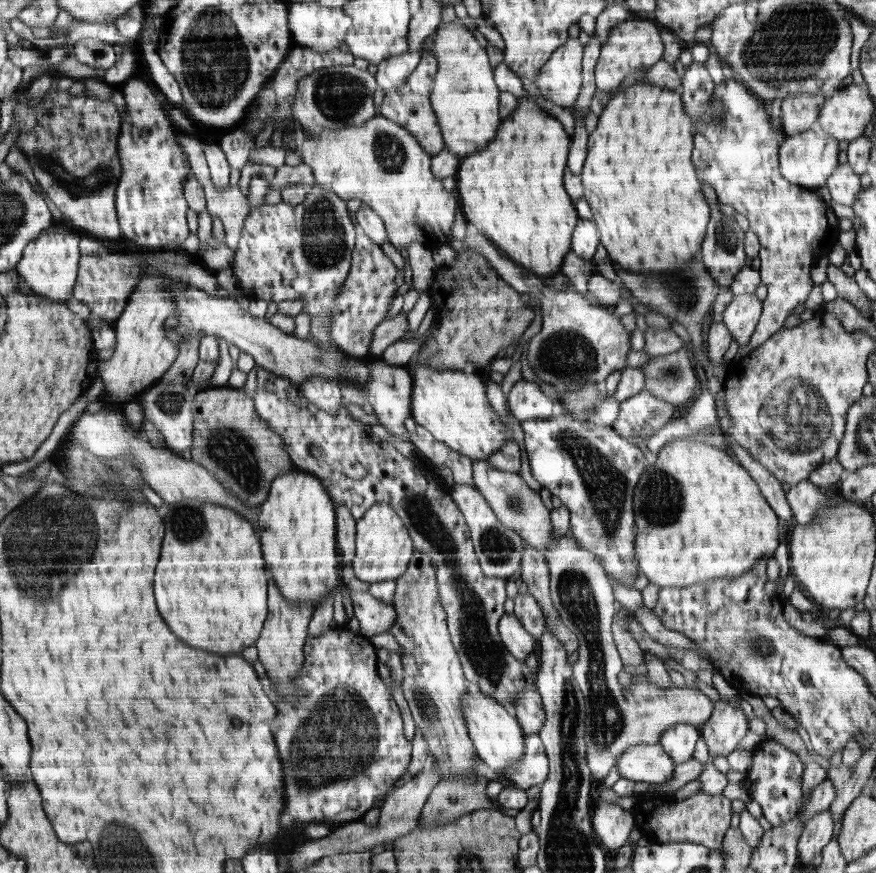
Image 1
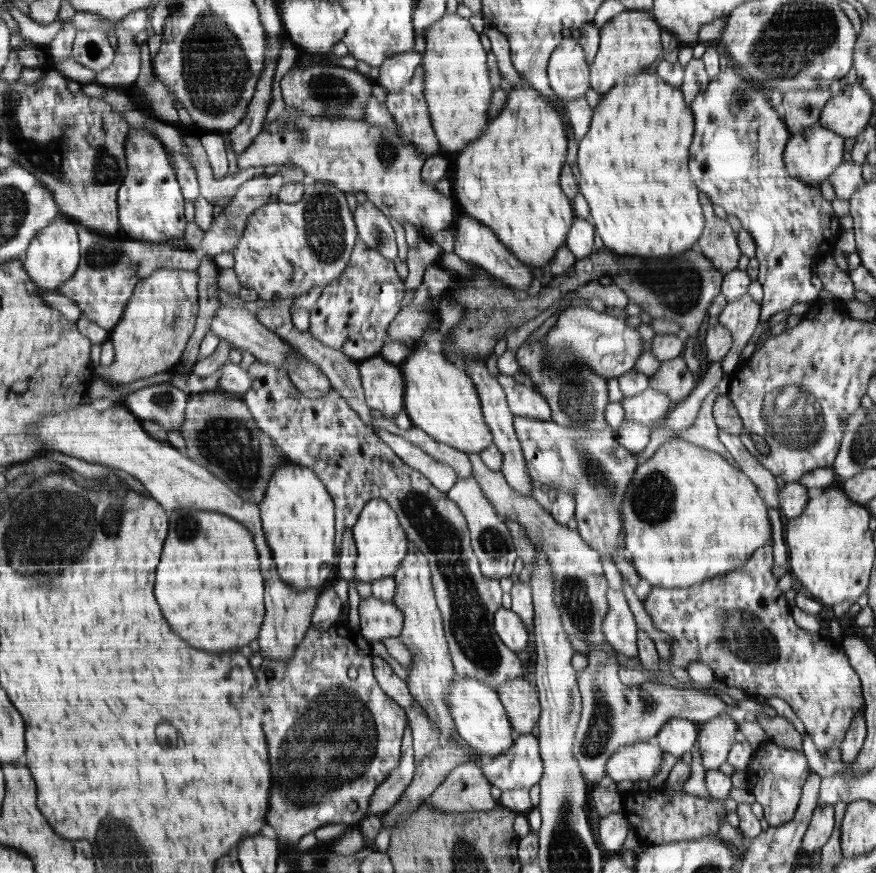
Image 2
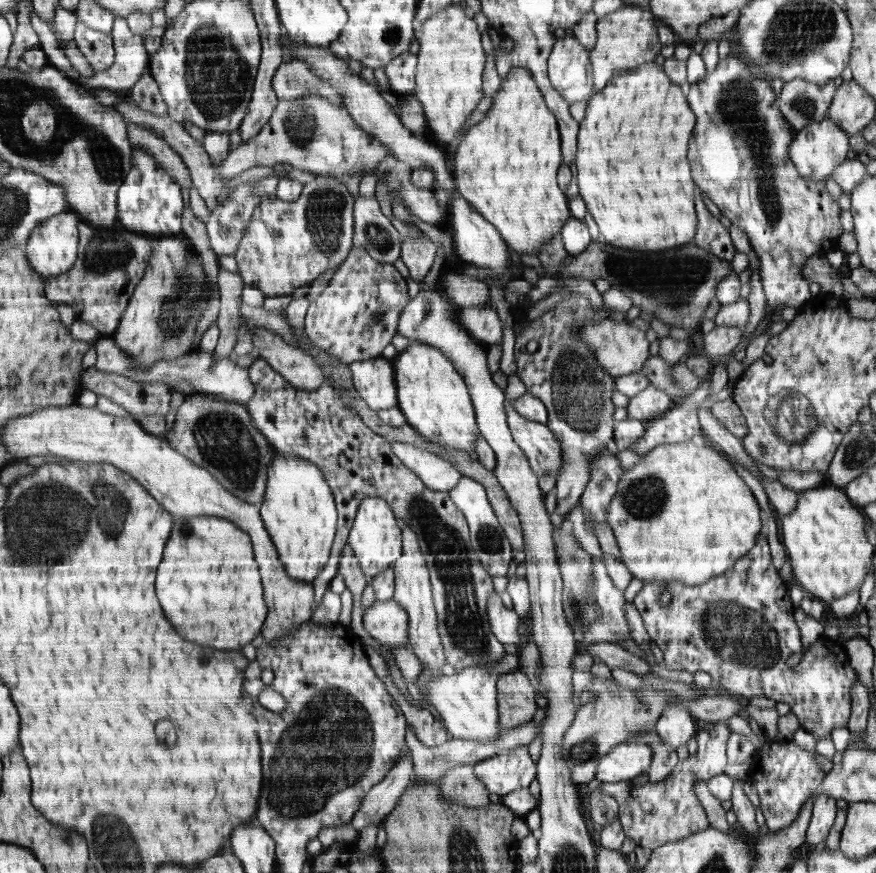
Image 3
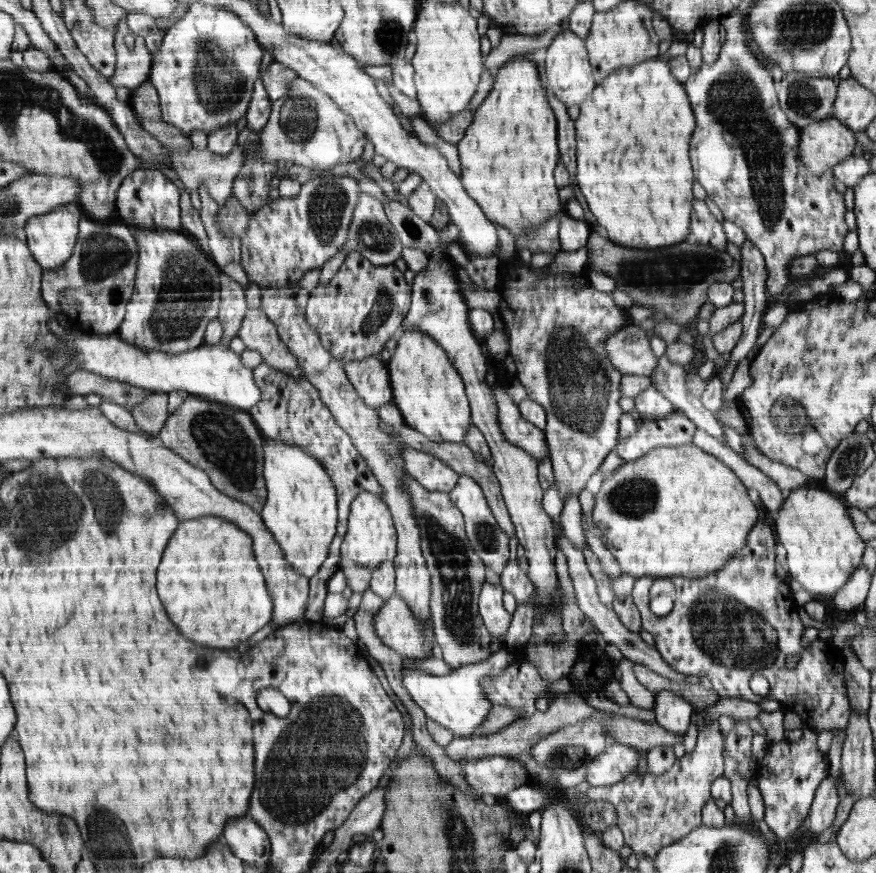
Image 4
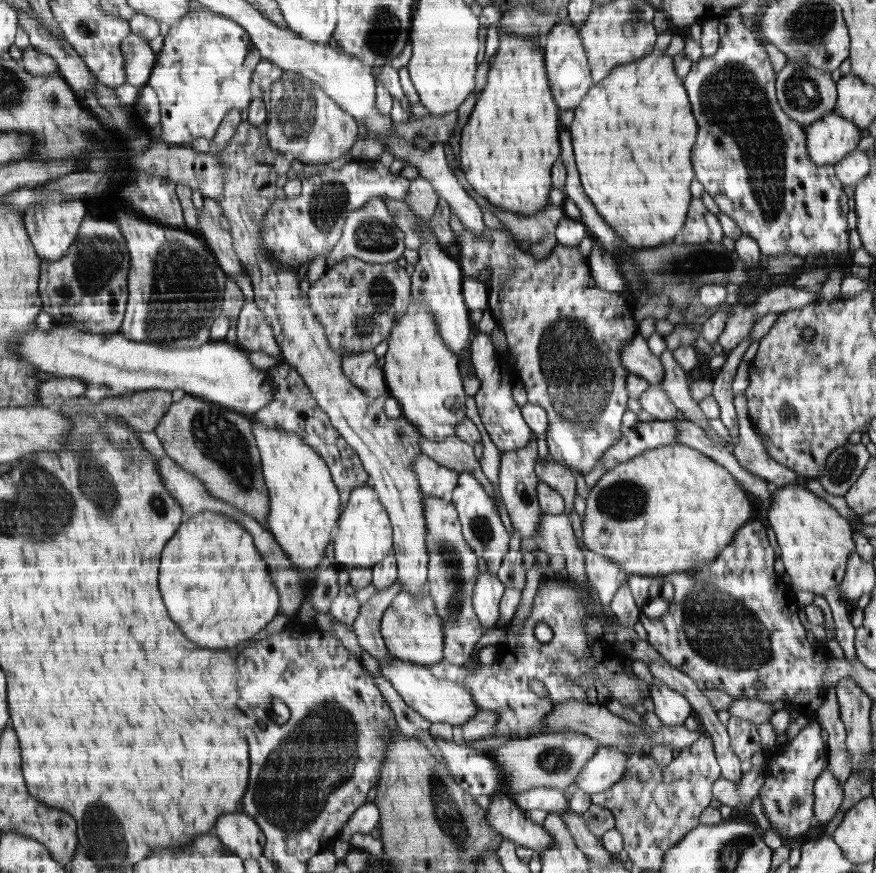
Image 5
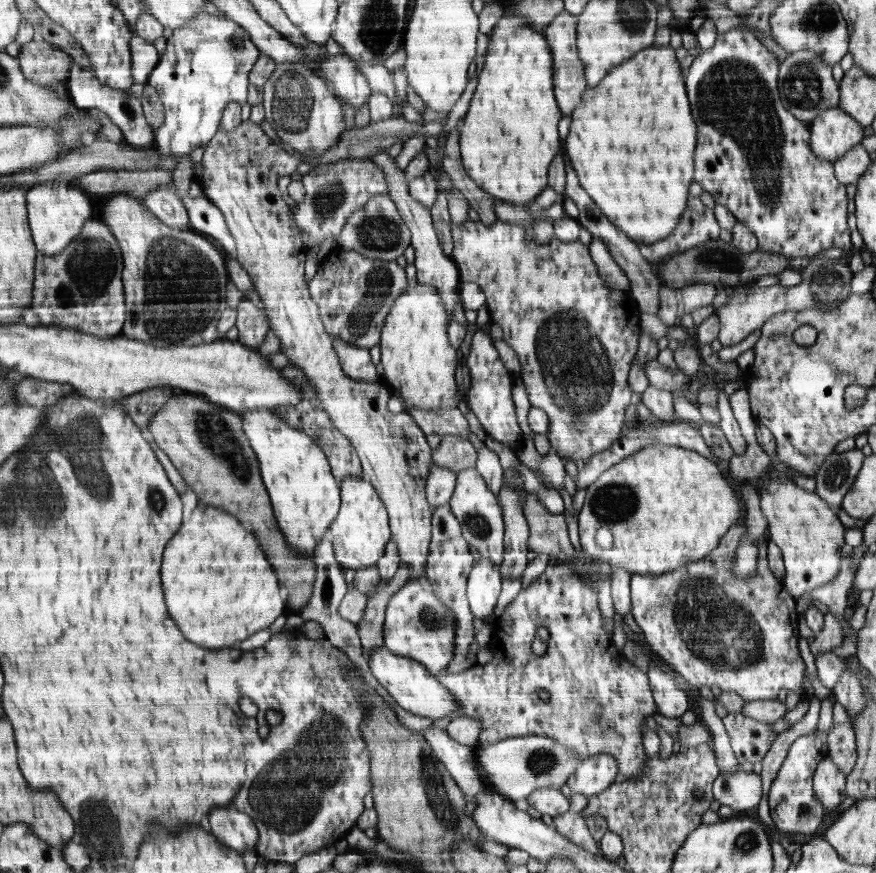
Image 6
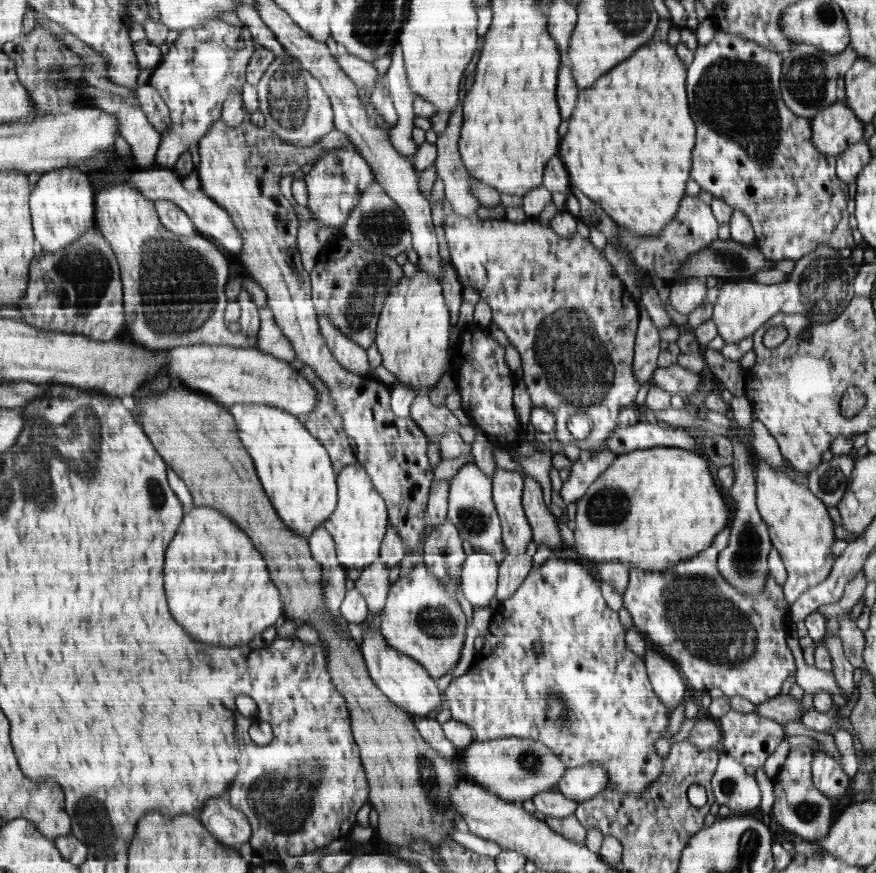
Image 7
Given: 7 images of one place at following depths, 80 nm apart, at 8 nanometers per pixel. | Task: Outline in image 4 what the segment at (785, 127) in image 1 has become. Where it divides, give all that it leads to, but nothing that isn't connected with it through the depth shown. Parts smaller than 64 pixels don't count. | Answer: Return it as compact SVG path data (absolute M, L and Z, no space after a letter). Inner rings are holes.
M792 71L783 75L776 89L781 109L788 120L799 128L824 120L834 111L837 85L831 78Z

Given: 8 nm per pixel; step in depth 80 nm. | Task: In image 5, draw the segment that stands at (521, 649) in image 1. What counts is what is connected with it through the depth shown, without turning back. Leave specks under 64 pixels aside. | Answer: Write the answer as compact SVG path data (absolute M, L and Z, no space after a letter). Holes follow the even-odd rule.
M489 569L477 574L476 587L473 590L473 604L476 606L477 616L485 627L496 628L499 619L499 604L505 591L497 573Z

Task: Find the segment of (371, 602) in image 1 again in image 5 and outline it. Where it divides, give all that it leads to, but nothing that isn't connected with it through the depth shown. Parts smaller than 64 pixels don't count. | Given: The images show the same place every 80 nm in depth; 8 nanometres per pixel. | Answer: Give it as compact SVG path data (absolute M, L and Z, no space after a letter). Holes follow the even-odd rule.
M401 590L383 614L380 634L390 655L430 668L444 660L444 630L443 618L439 615L429 591L415 597L412 593Z

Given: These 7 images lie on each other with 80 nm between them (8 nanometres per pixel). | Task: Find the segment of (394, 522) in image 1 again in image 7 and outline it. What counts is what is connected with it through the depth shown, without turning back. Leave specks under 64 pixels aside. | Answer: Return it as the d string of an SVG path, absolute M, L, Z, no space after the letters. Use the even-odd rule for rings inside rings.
M352 463L338 473L338 504L323 527L330 533L335 544L337 561L347 570L364 569L380 560L381 544L388 531L388 506L375 488L369 473L360 463Z

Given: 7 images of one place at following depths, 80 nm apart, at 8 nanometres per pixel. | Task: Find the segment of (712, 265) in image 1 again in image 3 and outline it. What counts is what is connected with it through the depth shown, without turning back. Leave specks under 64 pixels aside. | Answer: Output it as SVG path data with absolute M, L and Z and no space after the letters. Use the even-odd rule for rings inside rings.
M701 197L697 200L697 216L698 232L694 244L731 264L736 250L730 232L722 226L718 217L712 216Z

